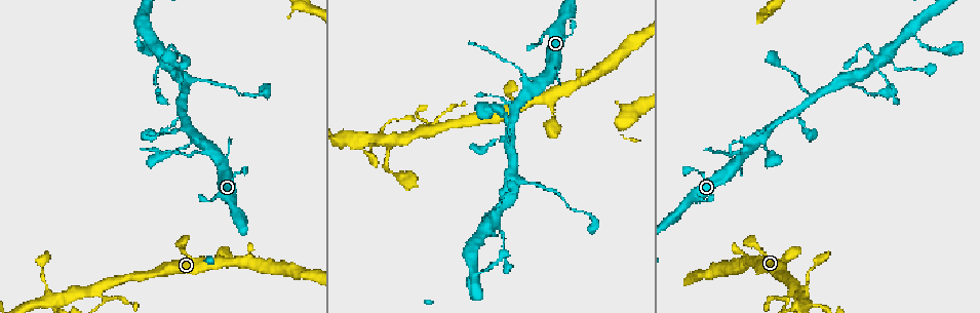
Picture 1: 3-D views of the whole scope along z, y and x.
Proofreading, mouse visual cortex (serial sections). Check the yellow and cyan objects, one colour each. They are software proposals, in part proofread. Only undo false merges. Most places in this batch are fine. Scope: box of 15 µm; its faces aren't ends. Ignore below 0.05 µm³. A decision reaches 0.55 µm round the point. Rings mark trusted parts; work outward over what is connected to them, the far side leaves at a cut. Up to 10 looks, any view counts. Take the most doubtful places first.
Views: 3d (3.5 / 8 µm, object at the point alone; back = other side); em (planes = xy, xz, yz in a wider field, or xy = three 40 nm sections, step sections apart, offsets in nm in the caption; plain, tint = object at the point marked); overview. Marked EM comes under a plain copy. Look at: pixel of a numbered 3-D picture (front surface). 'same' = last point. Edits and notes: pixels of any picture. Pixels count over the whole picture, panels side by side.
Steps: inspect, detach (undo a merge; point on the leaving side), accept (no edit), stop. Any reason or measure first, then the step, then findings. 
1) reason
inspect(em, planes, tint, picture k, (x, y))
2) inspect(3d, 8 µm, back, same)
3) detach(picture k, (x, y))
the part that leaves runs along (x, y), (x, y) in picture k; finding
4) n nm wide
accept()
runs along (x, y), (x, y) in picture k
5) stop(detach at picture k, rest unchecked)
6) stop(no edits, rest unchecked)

inspect(3d, 3.5 µm, picture 1, (735, 153))

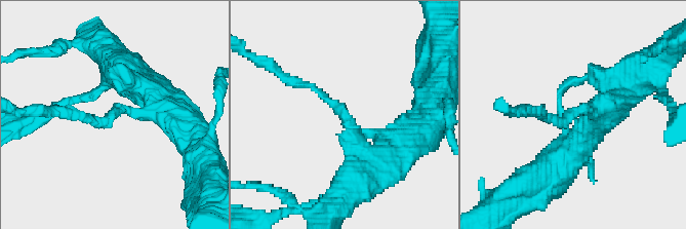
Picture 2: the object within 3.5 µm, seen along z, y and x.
arms of 100, 350 nm; need the tissue
inspect(em, xy, step 2, tint, picture 2, (118, 110))

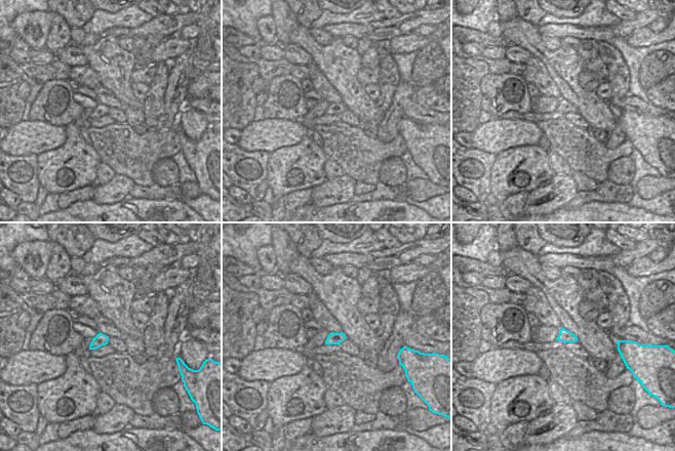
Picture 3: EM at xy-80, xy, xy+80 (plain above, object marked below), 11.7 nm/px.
inspect(em, xy, step 3, tint, same)

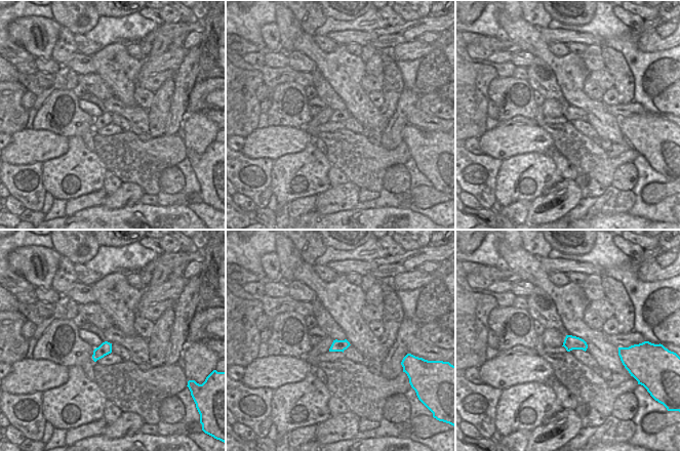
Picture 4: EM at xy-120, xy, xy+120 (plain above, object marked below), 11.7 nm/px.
accept()
runs along (406, 145), (359, 132), (337, 106), (296, 82) in picture 2; one cell here

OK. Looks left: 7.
branch point
inspect(3d, 3.5 µm, picture 1, (508, 151))

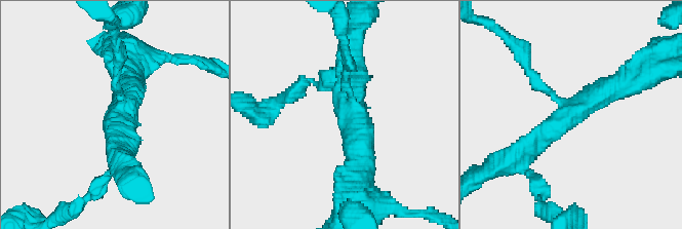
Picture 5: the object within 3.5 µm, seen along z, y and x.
3 arms; arms of 150, 350, 400 nm; now the EM
inspect(em, xy, step 1, tint, picture 5, (570, 112))

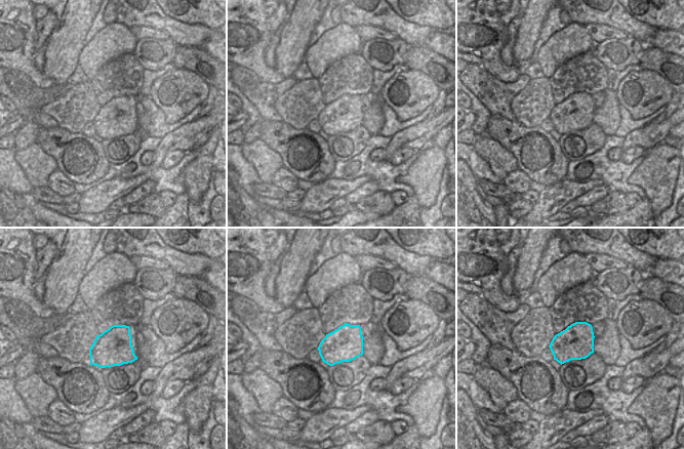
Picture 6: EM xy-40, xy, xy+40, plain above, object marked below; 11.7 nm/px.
accept()
runs along (520, 154), (586, 101), (628, 82) in picture 5; all the same cell

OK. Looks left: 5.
thin arm on a thick one
inspect(3d, 8 µm, picture 1, (494, 224))

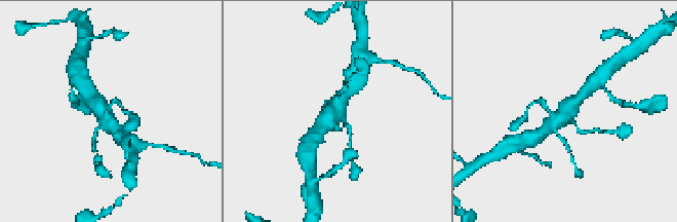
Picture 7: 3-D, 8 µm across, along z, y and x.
closer look
inspect(3d, 3.5 µm, picture 7, (339, 116))

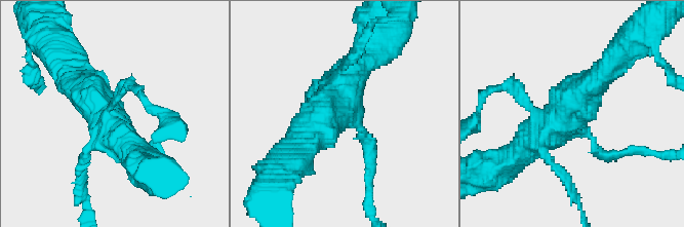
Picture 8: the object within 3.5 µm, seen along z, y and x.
accept()
runs along (513, 157), (553, 126), (600, 76) in picture 8; all the same cell

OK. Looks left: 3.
three-way junction
inspect(3d, 3.5 µm, picture 1, (96, 287))

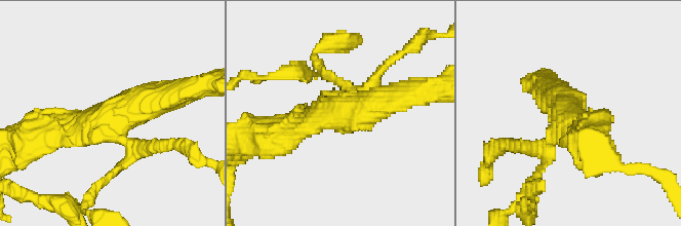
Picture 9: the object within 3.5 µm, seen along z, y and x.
3 arms; arms of 200, 350, 400 nm; shape alone is not enough
inspect(em, planes, tint, picture 9, (569, 111))

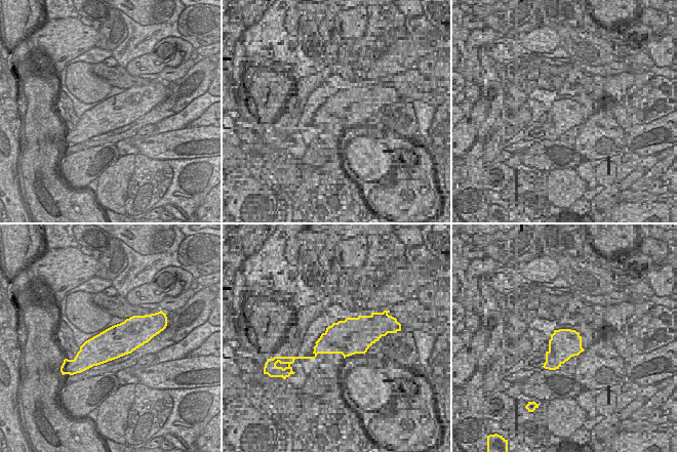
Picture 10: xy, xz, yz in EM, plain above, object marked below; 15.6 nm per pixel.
accept()
runs along (407, 93), (325, 115), (284, 134) in picture 9; continuous, no second cell

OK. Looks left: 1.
stop(no edits, rest unchecked)

